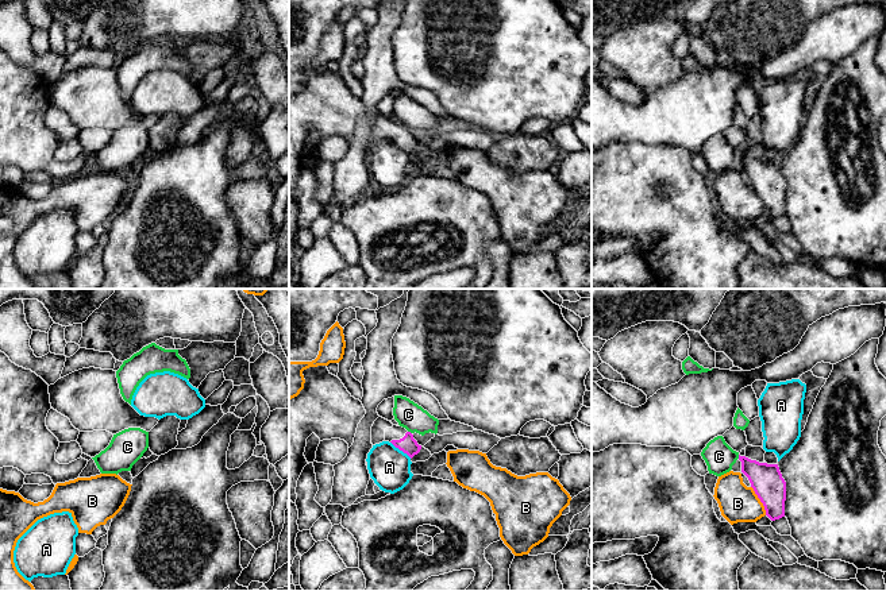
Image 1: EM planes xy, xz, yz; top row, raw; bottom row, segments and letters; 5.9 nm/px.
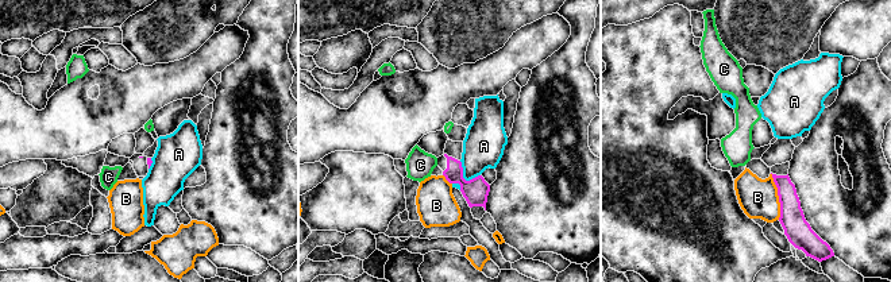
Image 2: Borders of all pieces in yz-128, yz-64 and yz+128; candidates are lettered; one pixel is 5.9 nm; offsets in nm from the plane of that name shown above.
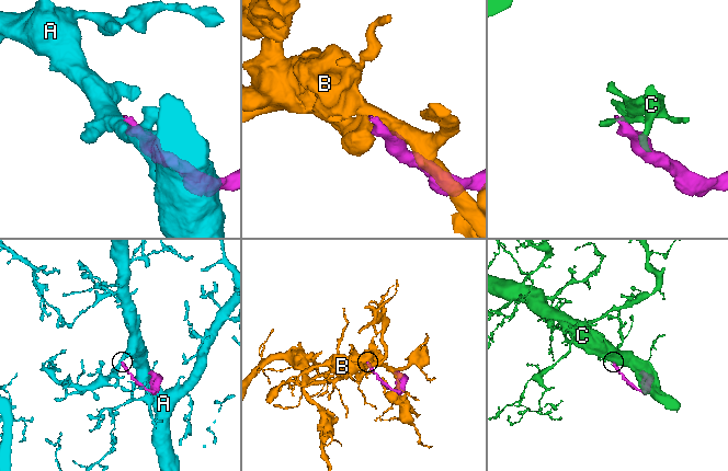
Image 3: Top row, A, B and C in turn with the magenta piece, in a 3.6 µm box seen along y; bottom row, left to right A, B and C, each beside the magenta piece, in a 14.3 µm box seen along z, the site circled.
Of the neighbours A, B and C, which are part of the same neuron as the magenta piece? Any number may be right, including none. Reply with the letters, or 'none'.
none

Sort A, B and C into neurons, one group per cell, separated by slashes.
A / B / C

